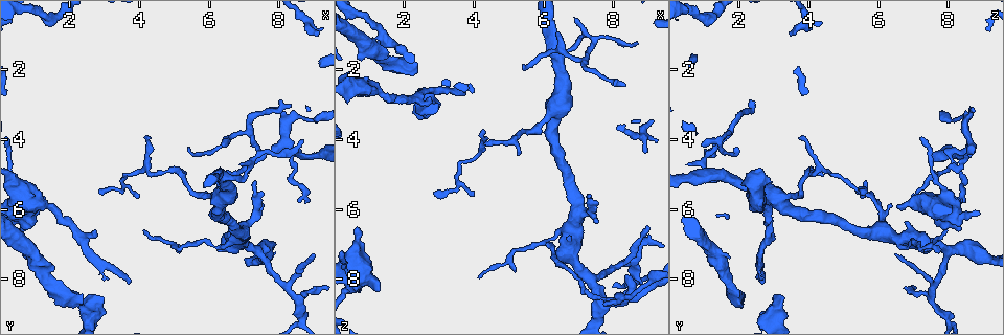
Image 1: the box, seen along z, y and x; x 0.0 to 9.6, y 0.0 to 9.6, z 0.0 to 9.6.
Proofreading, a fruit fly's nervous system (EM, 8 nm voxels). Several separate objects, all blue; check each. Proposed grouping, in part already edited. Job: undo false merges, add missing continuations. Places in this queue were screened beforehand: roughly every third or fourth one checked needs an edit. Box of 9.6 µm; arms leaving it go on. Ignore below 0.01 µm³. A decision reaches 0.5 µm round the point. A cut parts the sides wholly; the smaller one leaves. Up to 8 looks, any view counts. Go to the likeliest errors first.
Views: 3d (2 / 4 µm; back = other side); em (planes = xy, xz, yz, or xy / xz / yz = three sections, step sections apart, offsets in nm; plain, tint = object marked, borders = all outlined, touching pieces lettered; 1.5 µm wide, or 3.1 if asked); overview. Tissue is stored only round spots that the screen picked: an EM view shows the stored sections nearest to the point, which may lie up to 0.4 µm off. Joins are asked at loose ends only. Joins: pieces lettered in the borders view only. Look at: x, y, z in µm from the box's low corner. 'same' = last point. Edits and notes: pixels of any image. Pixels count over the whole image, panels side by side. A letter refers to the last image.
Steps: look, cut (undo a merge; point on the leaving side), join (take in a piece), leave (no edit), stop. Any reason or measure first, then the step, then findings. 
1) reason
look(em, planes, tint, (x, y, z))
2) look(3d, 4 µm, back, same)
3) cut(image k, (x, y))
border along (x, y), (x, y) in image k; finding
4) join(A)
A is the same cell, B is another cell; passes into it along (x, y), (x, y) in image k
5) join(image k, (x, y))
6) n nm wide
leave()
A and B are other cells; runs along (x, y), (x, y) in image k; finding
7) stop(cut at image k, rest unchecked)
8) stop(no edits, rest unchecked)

branch stops here
look(3d, 2 µm, (2.25, 8.85, 2.05))

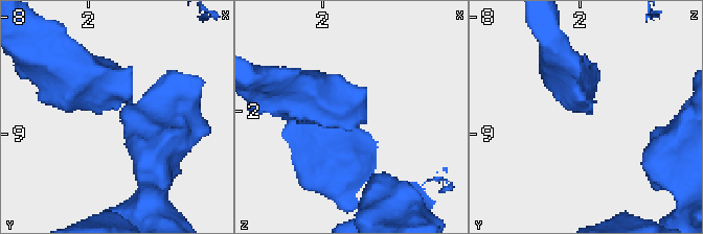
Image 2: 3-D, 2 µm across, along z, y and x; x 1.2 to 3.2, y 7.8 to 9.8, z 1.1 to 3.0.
shape alone is not enough
look(em, xz, step 8, tint, (2.24, 8.80, 2.08))

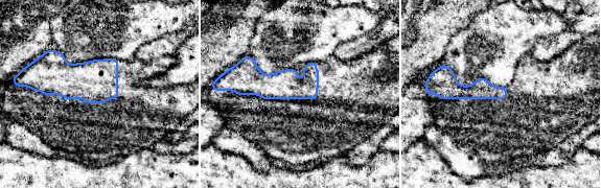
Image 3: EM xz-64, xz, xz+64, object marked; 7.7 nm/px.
another direction
look(em, planes, borders, same)

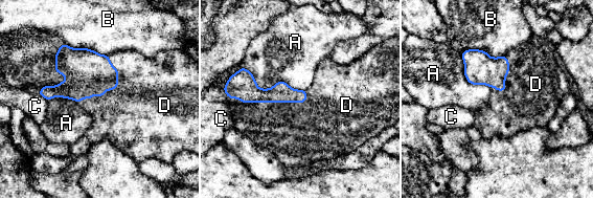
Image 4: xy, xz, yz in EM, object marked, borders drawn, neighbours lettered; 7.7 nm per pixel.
join(D)
D is the same cell, A, B and C are other cells; it goes on there

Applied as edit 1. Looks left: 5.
look(em, planes, borders, (0.70, 5.95, 6.50))

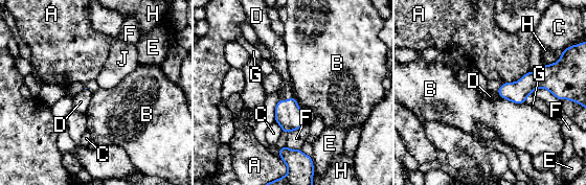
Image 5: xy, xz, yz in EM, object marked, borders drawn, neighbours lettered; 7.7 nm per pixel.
join(D)
D is the same cell, A, B, C, E, F, G, H and J are other cells; passes into it along (288, 114), (286, 100), (286, 89) in image 5; the cell continues

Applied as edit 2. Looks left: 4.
an open end
look(3d, 2 µm, (2.80, 6.60, 2.80))

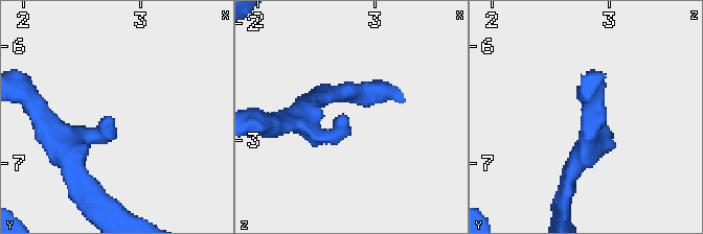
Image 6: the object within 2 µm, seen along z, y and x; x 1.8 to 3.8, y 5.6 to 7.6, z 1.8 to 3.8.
arms of 190, 200 nm
look(em, planes, borders, (2.76, 6.58, 2.80))

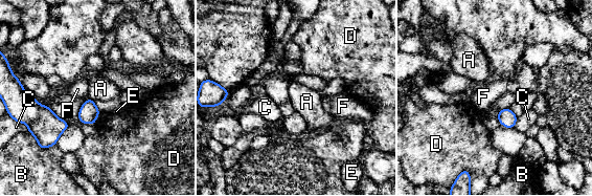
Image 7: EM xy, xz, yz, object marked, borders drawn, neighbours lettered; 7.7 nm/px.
leave()
A, B, C, D, E and F are other cells; none of them fits

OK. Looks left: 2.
stop(join at image 4, join at image 5, rest unchecked)

